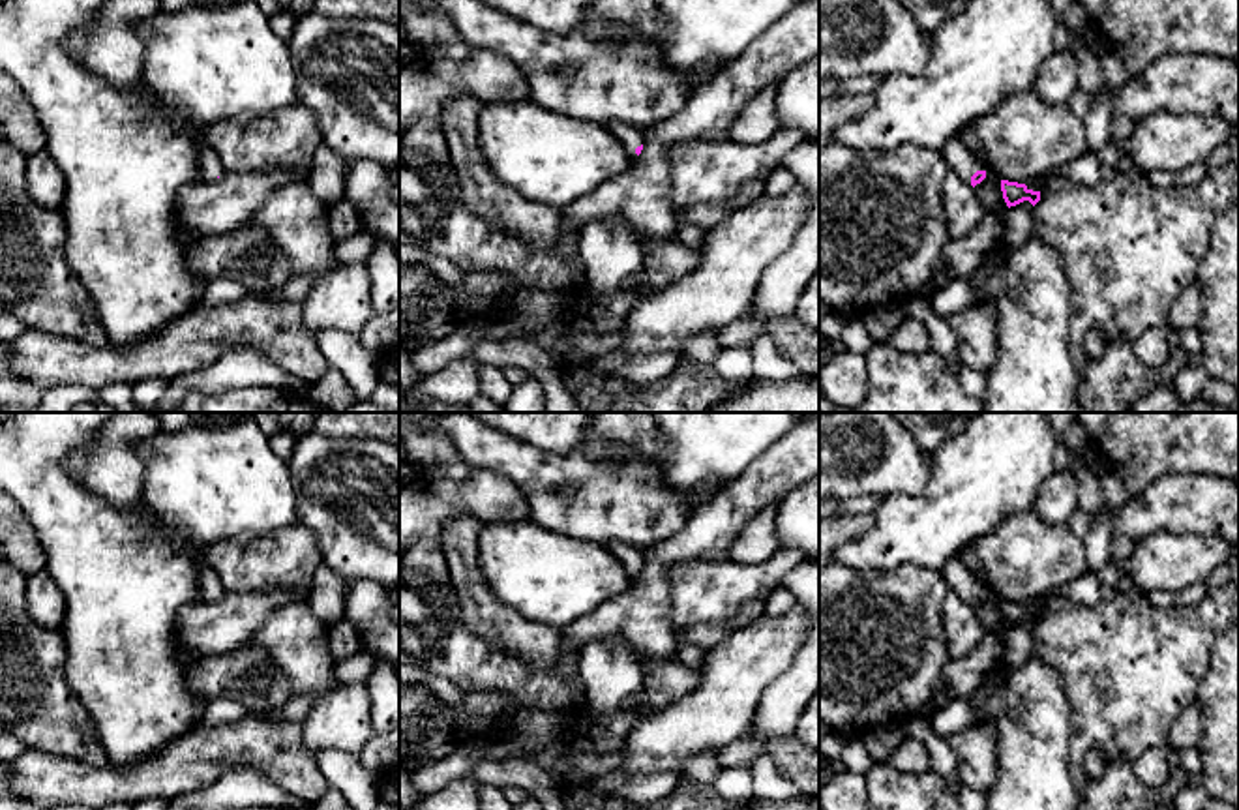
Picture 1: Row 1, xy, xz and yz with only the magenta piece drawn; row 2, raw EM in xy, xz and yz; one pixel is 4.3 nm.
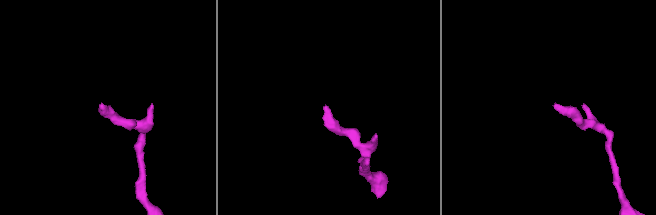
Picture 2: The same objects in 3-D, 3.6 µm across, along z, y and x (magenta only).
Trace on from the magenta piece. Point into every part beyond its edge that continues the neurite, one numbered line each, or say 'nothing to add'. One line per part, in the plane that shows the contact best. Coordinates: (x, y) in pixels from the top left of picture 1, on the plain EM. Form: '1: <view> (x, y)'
1: yz (960, 580)

